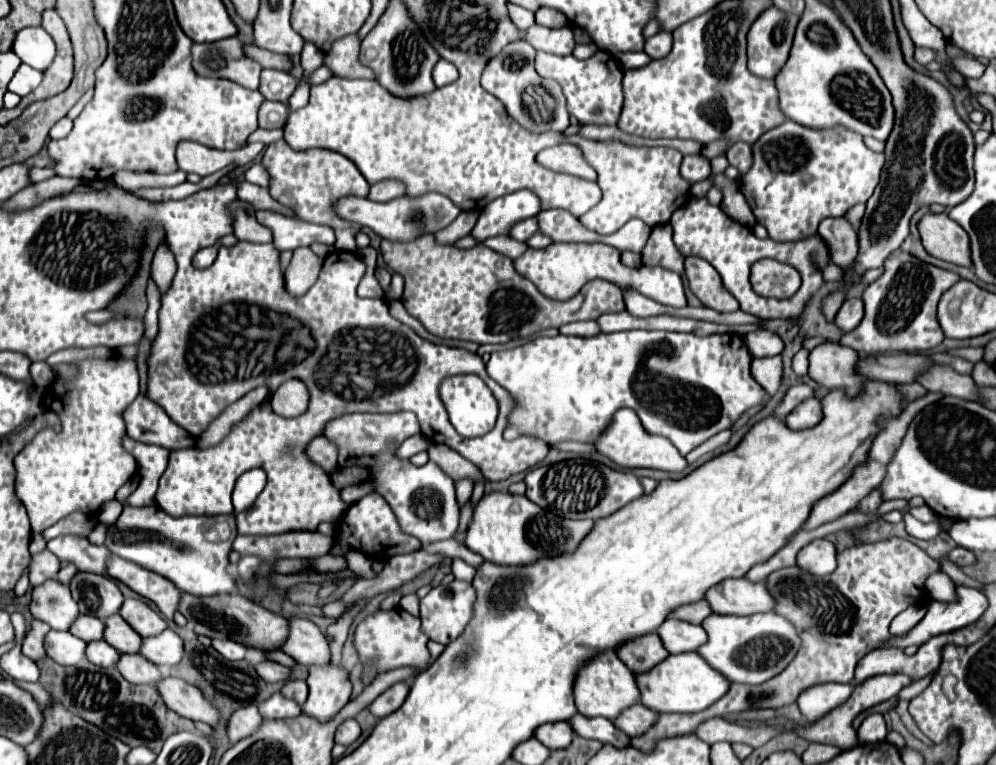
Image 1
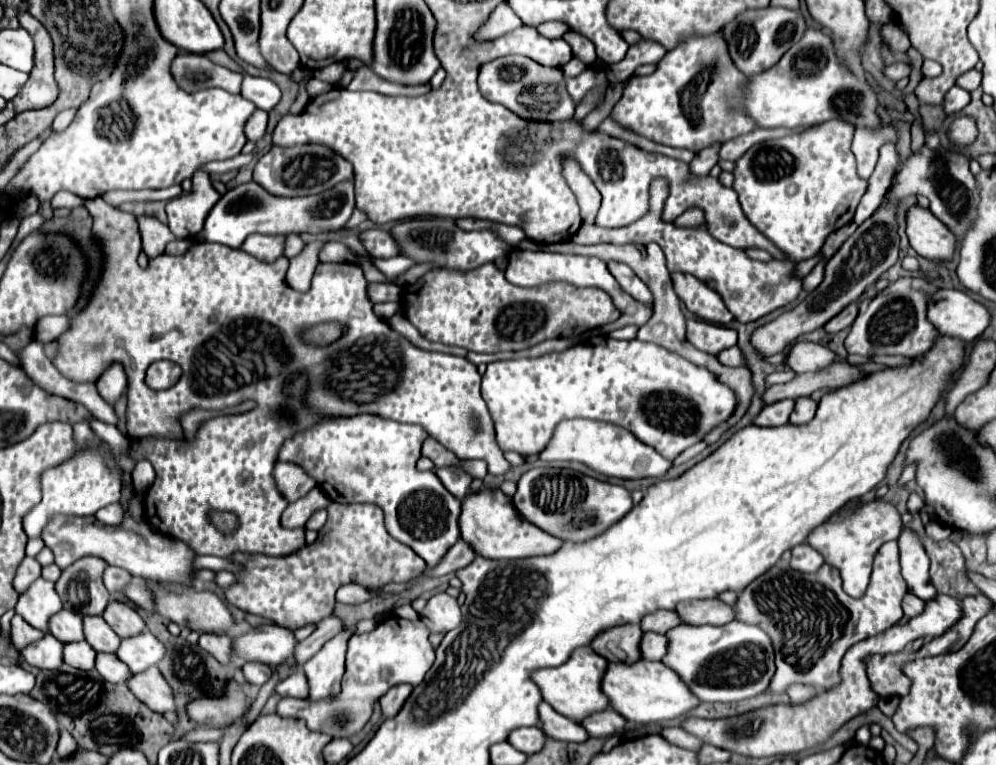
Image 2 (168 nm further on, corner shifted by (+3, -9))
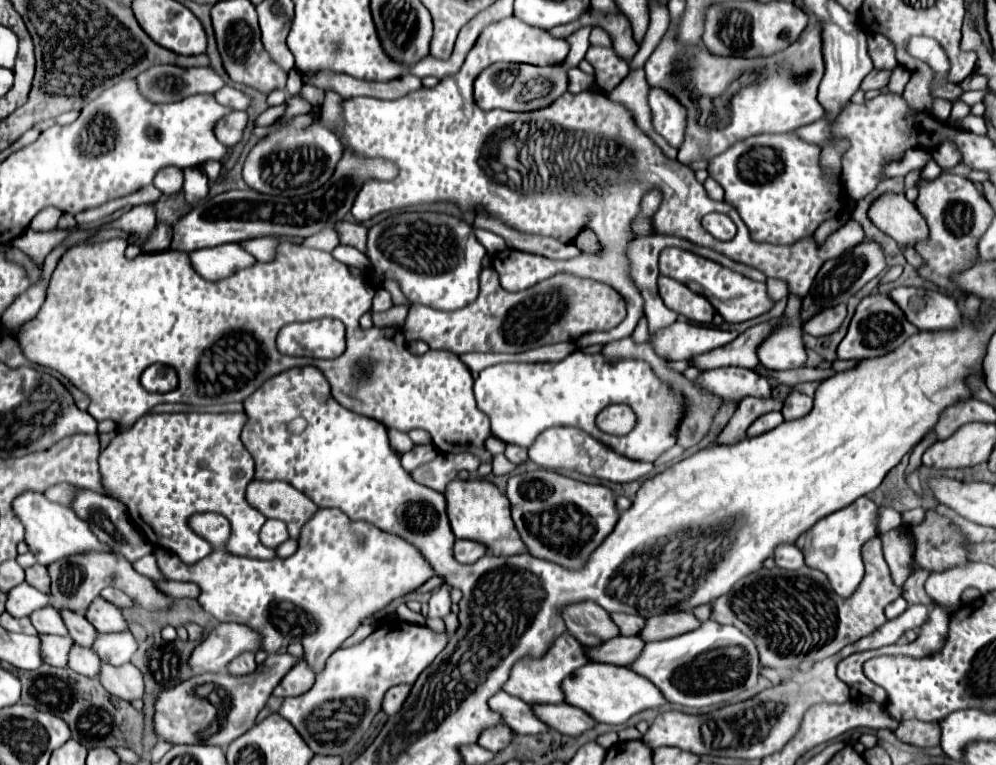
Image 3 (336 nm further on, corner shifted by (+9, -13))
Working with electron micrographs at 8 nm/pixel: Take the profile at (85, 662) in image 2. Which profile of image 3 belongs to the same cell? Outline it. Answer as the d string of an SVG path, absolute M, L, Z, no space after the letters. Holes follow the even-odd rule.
M38 635L42 641L42 661L54 667L66 667L68 651L72 647L70 637L58 637L58 635Z

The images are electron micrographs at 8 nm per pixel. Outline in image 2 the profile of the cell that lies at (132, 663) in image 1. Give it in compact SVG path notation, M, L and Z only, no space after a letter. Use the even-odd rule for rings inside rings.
M98 653L96 671L110 683L126 683L128 677L132 677L130 669L116 655L108 653Z

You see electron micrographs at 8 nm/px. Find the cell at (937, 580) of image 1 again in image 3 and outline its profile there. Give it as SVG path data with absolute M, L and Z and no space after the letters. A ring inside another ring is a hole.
M906 527L892 529L882 535L884 559L892 571L892 579L896 585L904 585L912 567L912 539L906 533Z

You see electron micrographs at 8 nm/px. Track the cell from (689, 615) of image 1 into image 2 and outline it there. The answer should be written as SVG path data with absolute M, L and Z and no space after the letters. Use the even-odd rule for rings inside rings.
M658 611L658 613L650 613L648 617L642 619L642 629L644 631L654 631L654 633L668 633L672 627L682 625L684 619L678 617L676 611Z

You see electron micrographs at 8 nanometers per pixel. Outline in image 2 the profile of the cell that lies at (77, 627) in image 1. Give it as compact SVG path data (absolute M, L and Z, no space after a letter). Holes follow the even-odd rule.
M60 611L50 619L50 633L62 643L84 641L84 625L82 617L72 611Z

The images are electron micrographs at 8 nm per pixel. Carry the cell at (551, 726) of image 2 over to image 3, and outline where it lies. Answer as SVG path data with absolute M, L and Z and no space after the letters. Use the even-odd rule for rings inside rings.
M498 691L490 697L490 709L500 713L502 723L506 723L516 735L534 735L544 733L548 727L534 715L532 707L522 699L508 695L506 691Z

